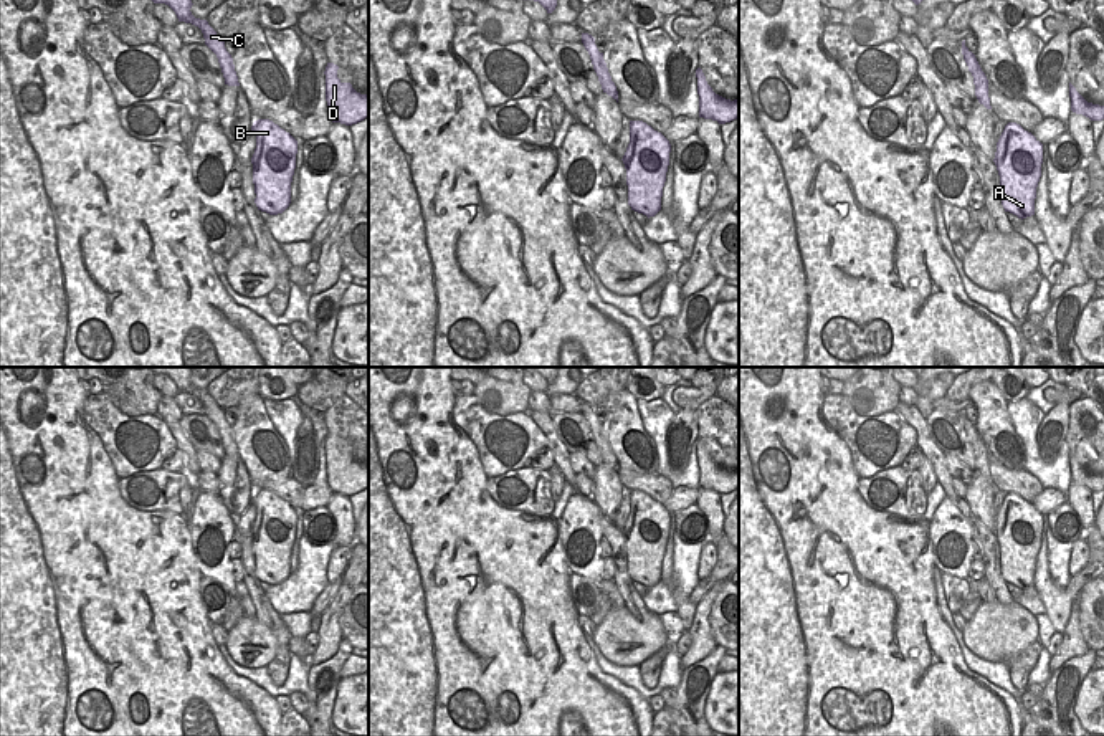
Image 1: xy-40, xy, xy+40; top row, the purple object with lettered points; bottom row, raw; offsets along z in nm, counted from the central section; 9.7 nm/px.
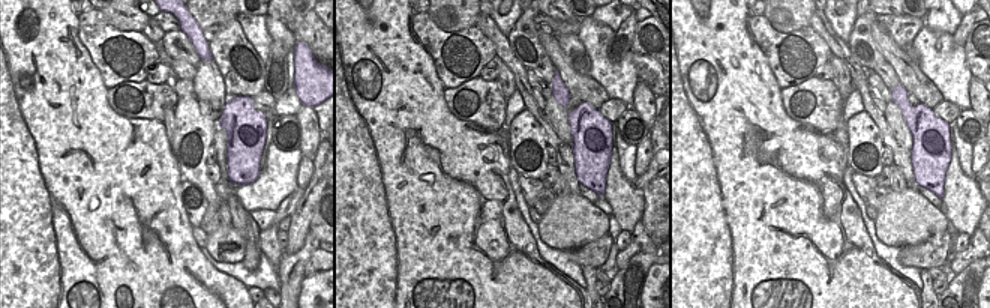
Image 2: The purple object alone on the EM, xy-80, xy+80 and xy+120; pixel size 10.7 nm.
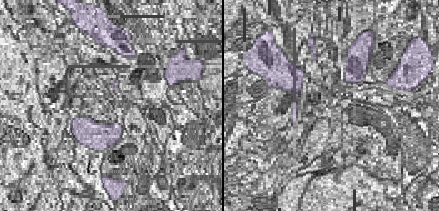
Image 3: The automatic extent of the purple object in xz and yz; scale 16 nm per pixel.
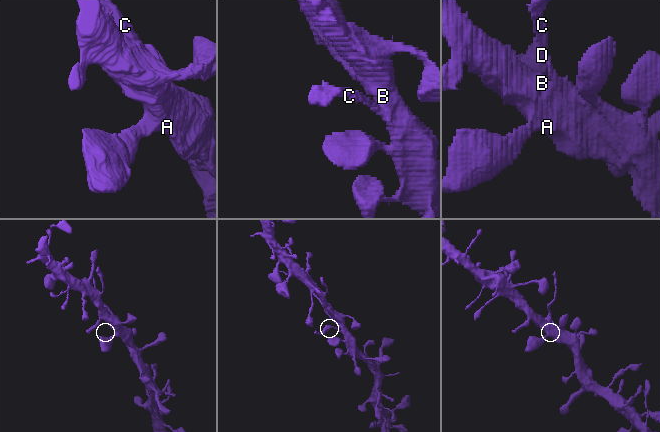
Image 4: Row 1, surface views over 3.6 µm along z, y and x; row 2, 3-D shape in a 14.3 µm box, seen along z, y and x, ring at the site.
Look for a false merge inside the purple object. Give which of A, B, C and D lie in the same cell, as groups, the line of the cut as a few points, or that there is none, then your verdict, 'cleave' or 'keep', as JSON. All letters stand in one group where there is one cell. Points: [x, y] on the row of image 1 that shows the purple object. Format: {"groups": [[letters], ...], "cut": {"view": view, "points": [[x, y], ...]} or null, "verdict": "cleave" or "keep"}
{"groups": [["A", "B", "D"], ["C"]], "cut": {"view": "xy+40", "points": [[987, 95], [977, 98]]}, "verdict": "cleave"}

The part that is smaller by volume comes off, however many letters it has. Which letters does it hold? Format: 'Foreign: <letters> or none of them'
Foreign: C

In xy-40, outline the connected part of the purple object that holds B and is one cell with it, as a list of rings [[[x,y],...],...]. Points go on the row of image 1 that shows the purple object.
[[[269,119],[255,121],[251,132],[256,136],[251,157],[255,203],[269,215],[283,213],[291,203],[297,141]]]

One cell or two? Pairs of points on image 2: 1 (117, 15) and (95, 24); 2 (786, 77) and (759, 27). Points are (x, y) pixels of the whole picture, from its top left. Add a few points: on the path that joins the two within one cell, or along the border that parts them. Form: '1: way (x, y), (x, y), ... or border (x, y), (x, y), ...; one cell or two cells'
1: border (102, 15), (120, 30), (138, 32); two cells
2: way (779, 65), (777, 50), (768, 39); one cell

